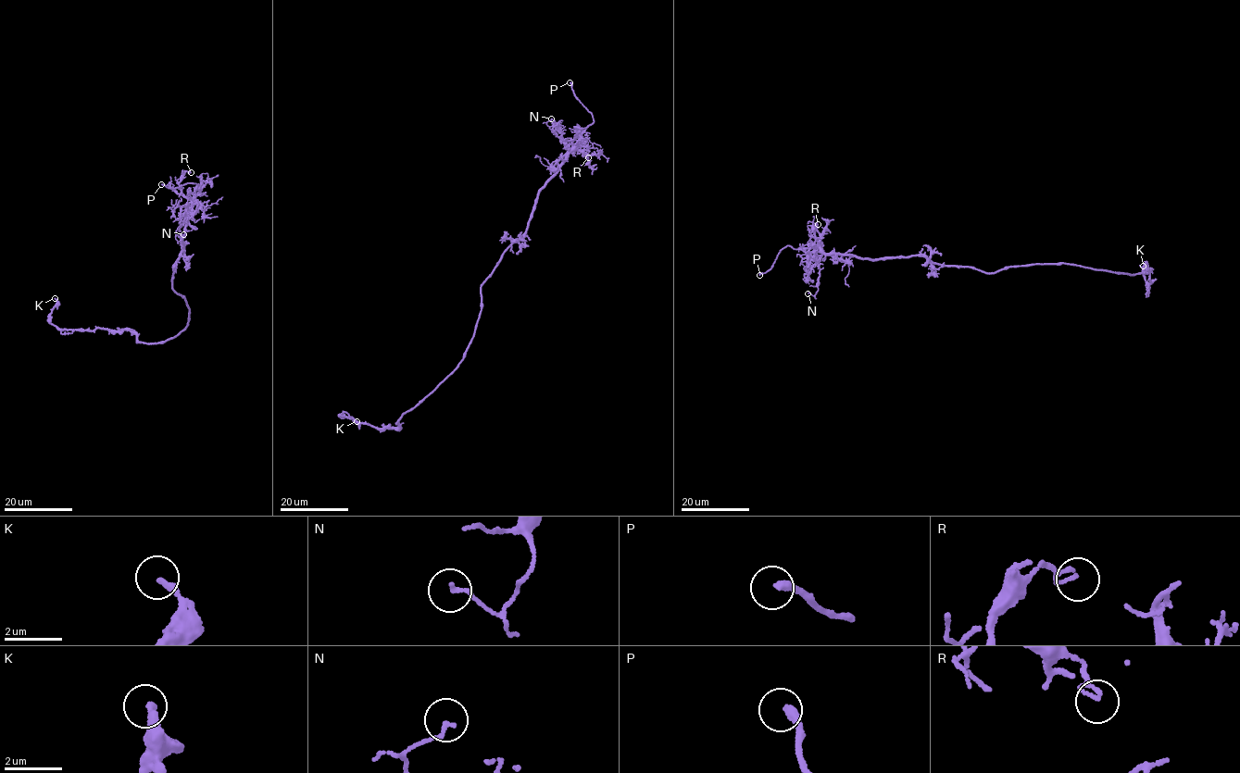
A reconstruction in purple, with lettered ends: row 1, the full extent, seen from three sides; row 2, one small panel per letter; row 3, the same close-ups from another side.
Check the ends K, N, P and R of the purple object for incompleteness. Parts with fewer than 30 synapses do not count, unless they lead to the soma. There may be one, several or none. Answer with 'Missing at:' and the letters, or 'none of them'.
Missing at: P

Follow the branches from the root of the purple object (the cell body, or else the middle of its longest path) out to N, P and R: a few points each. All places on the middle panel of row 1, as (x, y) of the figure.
N: (481, 310), (482, 283), (577, 144), (552, 131), (551, 118)
P: (481, 310), (482, 283), (504, 251), (526, 230), (539, 192), (594, 121), (569, 82)
R: (481, 310), (482, 283), (504, 251), (526, 230), (539, 192), (573, 149), (569, 147), (584, 151), (588, 157)

